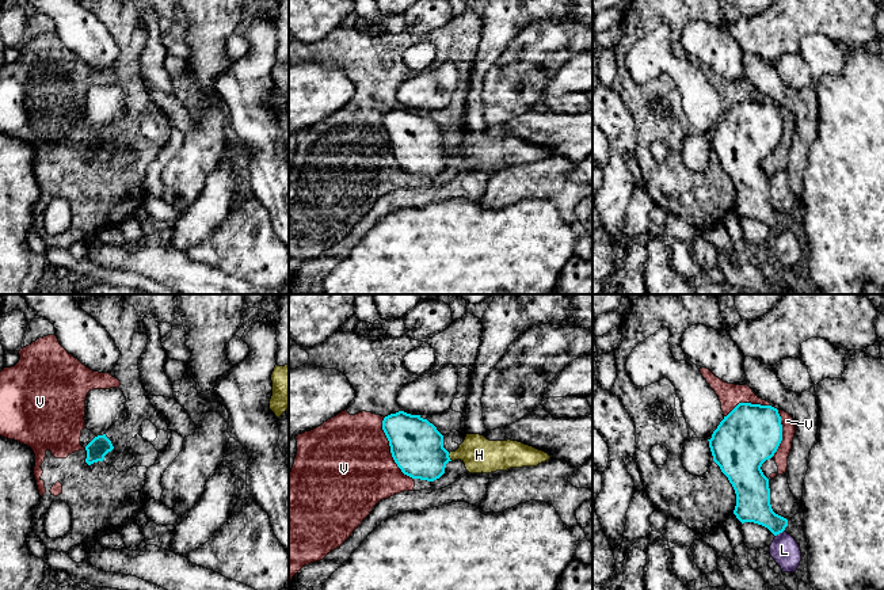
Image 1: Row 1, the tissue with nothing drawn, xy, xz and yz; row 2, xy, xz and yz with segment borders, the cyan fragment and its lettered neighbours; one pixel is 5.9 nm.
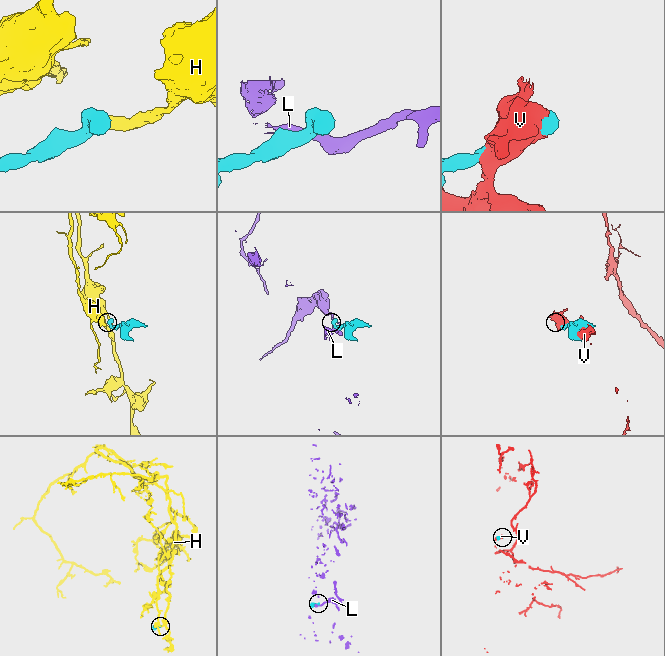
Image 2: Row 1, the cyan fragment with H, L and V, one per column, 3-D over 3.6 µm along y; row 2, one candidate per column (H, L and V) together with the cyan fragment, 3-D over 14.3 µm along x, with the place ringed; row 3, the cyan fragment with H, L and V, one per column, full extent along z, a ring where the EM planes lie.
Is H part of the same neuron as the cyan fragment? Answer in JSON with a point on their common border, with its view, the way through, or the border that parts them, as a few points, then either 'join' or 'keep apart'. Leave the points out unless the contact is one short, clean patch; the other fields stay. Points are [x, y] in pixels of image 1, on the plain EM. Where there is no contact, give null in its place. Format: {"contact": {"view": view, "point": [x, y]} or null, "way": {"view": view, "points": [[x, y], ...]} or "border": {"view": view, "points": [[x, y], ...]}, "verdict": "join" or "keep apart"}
{"contact": {"view": "xz", "point": [449, 153]}, "way": {"view": "xz", "points": [[416, 143], [427, 153], [449, 153], [456, 151], [479, 151]]}, "verdict": "join"}

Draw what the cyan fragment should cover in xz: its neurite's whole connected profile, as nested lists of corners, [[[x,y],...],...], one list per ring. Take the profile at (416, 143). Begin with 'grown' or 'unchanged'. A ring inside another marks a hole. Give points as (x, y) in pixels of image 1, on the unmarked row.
grown; [[[404,107],[382,117],[390,149],[401,168],[412,175],[434,178],[445,170],[449,157],[461,156],[469,170],[491,170],[510,164],[537,163],[550,152],[518,137],[489,137],[466,130],[456,148],[443,144],[443,132],[420,111]]]

